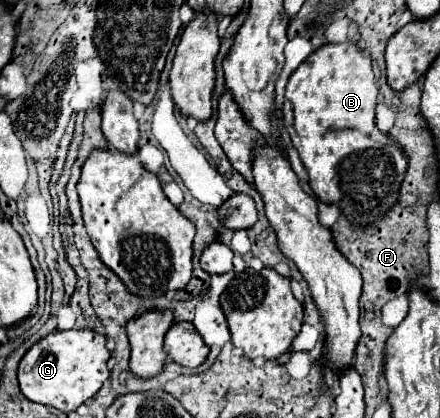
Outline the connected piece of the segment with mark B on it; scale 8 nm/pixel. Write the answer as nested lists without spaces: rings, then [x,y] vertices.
[[[351,41],[319,47],[293,71],[285,89],[285,103],[293,107],[289,133],[309,173],[309,185],[319,201],[337,201],[353,227],[371,225],[393,209],[409,165],[405,151],[397,147],[395,153],[395,141],[375,125],[377,95],[371,59]]]

